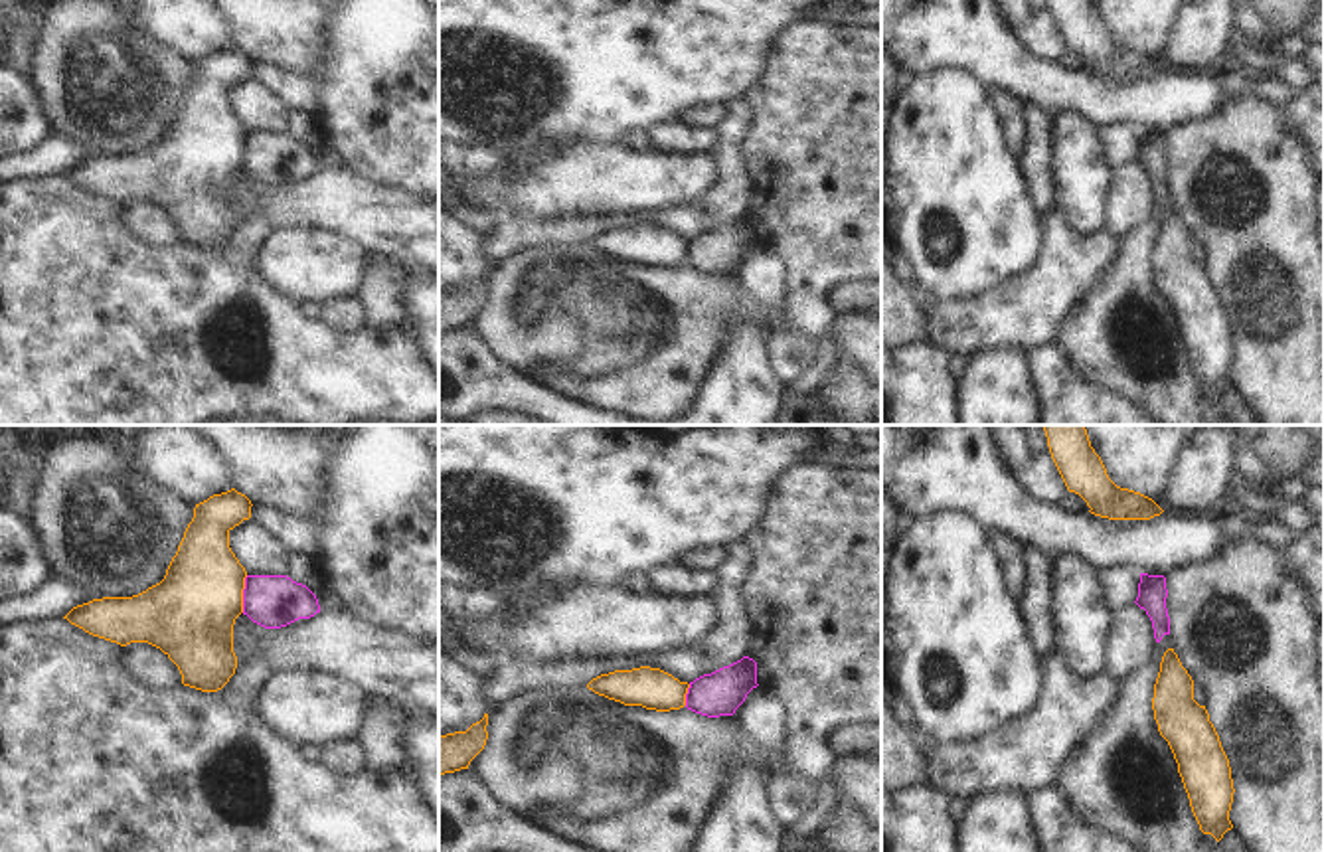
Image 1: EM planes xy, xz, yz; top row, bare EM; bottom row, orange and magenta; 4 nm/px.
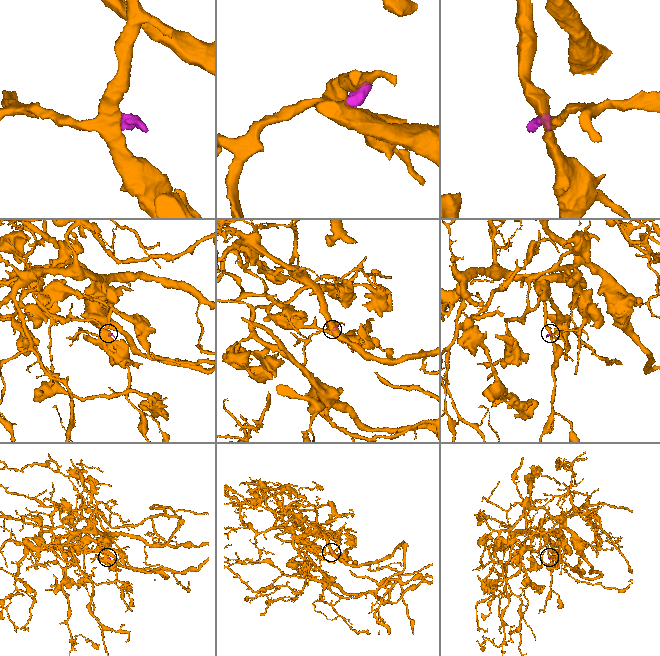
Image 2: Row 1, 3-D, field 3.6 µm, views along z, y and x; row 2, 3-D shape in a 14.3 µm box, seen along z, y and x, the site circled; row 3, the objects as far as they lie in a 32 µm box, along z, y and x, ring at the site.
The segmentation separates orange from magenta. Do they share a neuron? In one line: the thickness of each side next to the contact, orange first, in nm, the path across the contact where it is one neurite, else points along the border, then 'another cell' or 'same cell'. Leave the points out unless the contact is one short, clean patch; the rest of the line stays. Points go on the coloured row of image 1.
calibres 360 and 220 nm; border xy (248, 576), (242, 611); another cell

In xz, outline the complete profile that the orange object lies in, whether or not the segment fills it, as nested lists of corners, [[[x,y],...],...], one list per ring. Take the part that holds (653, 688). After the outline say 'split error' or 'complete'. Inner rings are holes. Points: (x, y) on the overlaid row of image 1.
[[[640,666],[601,674],[587,688],[624,706],[670,712],[686,706],[690,684],[660,668]]]; complete

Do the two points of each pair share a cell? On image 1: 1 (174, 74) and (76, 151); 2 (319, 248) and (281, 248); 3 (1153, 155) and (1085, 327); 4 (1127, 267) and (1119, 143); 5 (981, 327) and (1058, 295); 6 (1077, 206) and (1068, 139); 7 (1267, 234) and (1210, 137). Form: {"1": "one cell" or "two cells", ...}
{"1": "two cells", "2": "one cell", "3": "one cell", "4": "two cells", "5": "one cell", "6": "one cell", "7": "one cell"}

